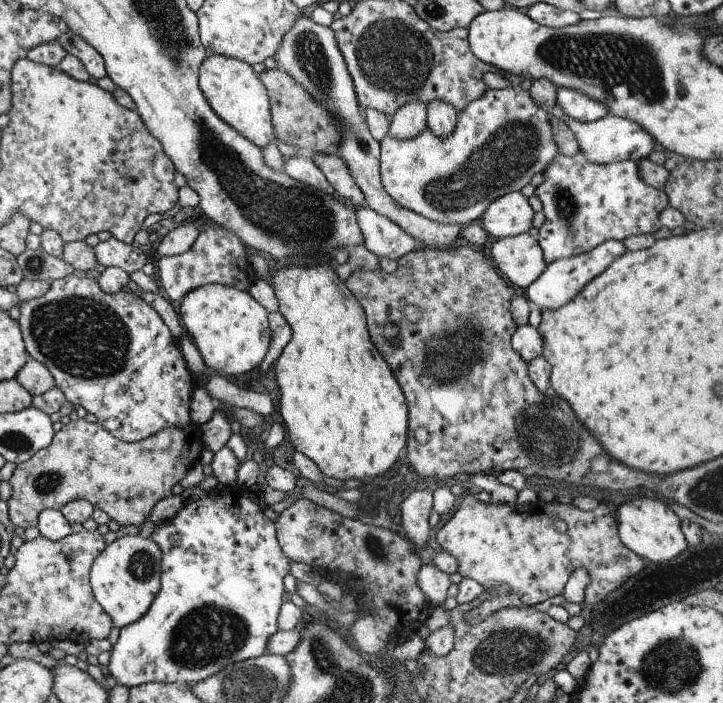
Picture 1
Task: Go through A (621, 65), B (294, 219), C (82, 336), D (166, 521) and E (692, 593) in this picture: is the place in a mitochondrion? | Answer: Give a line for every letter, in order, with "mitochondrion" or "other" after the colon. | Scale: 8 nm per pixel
A: mitochondrion
B: mitochondrion
C: mitochondrion
D: other
E: other

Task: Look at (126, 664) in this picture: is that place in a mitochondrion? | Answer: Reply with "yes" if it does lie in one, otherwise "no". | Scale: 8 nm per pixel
no

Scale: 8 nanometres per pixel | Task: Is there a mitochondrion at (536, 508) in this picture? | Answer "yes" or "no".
no

